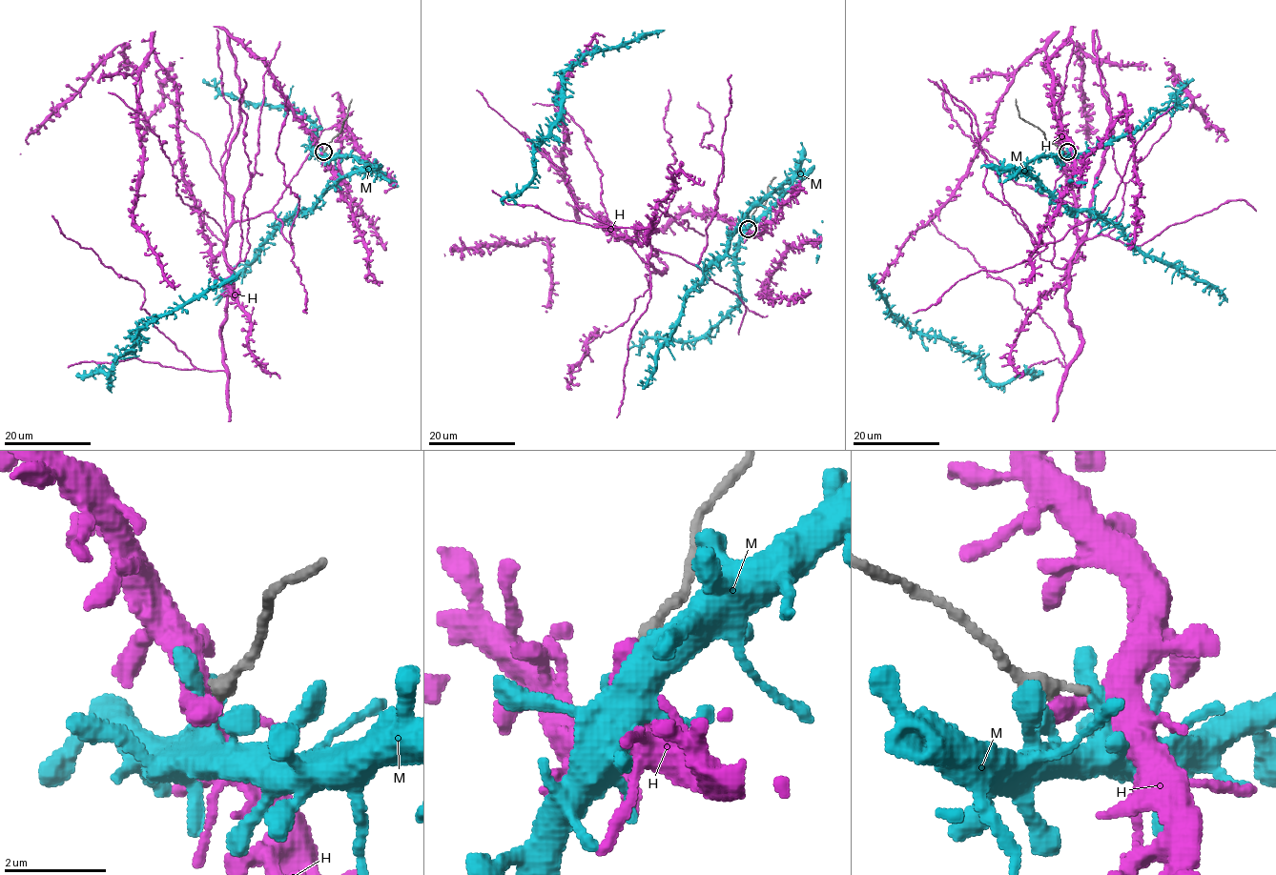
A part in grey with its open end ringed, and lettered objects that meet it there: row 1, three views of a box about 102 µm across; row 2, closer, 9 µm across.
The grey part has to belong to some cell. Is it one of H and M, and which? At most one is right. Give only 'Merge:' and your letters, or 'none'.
Merge: none

